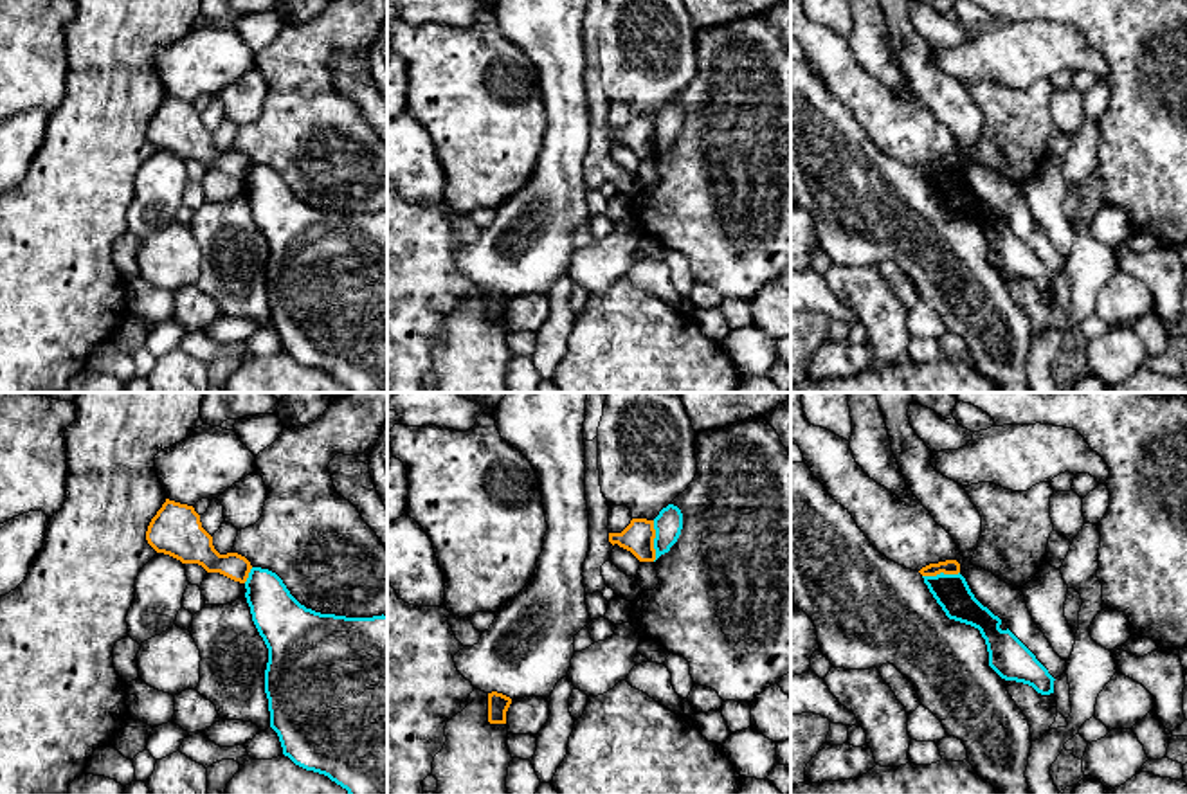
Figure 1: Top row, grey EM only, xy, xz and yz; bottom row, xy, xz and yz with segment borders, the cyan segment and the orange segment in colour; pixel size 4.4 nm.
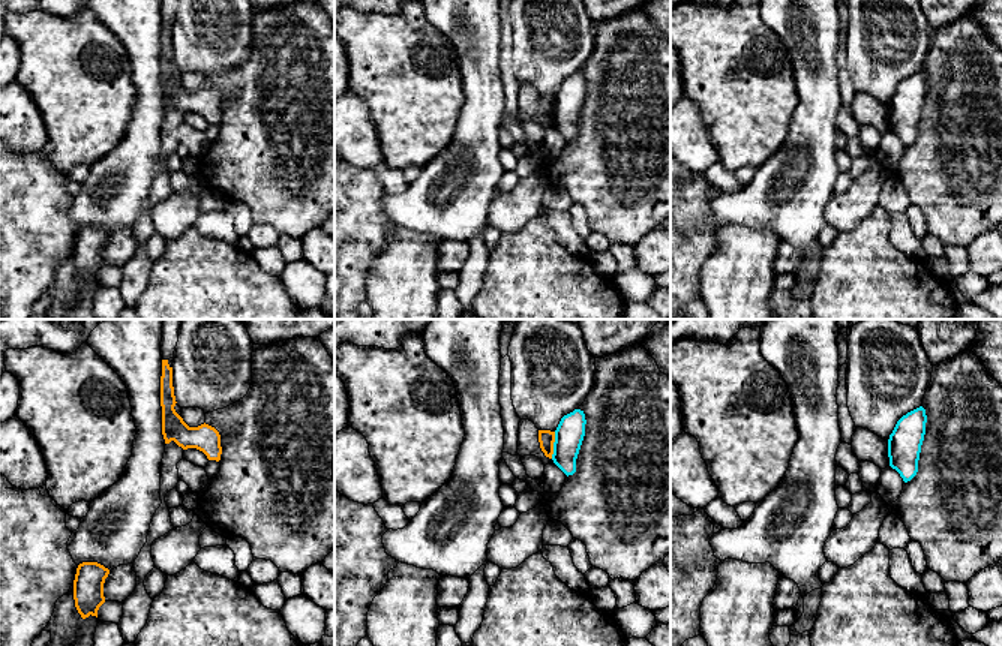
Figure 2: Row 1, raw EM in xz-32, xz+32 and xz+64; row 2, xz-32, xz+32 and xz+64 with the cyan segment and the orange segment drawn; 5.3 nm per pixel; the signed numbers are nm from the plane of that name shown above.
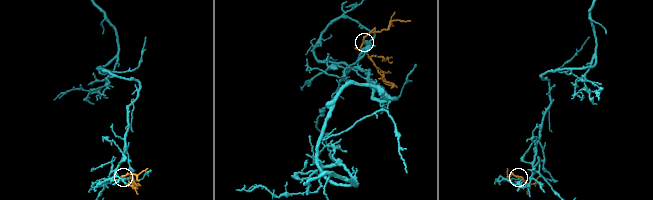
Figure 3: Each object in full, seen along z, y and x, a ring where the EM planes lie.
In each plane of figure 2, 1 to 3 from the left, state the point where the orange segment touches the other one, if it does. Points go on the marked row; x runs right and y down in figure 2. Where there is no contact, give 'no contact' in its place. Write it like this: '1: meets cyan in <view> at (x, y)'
1: no contact
2: meets cyan in xz+32 at (554, 445)
3: no contact

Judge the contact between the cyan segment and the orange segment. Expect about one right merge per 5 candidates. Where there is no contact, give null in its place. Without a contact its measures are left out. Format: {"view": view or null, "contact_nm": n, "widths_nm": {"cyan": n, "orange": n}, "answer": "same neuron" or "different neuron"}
{"view": "xz", "contact_nm": 180, "widths_nm": {"cyan": 120, "orange": 140}, "answer": "different neuron"}

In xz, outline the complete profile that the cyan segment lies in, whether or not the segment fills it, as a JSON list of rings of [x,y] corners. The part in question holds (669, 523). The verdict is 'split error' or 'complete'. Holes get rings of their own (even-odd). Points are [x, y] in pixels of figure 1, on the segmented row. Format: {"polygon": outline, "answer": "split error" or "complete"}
{"polygon": [[[668,504],[659,511],[659,515],[654,519],[654,549],[656,549],[656,560],[668,553],[670,547],[677,542],[681,529],[683,529],[683,513],[677,506]]], "answer": "complete"}

